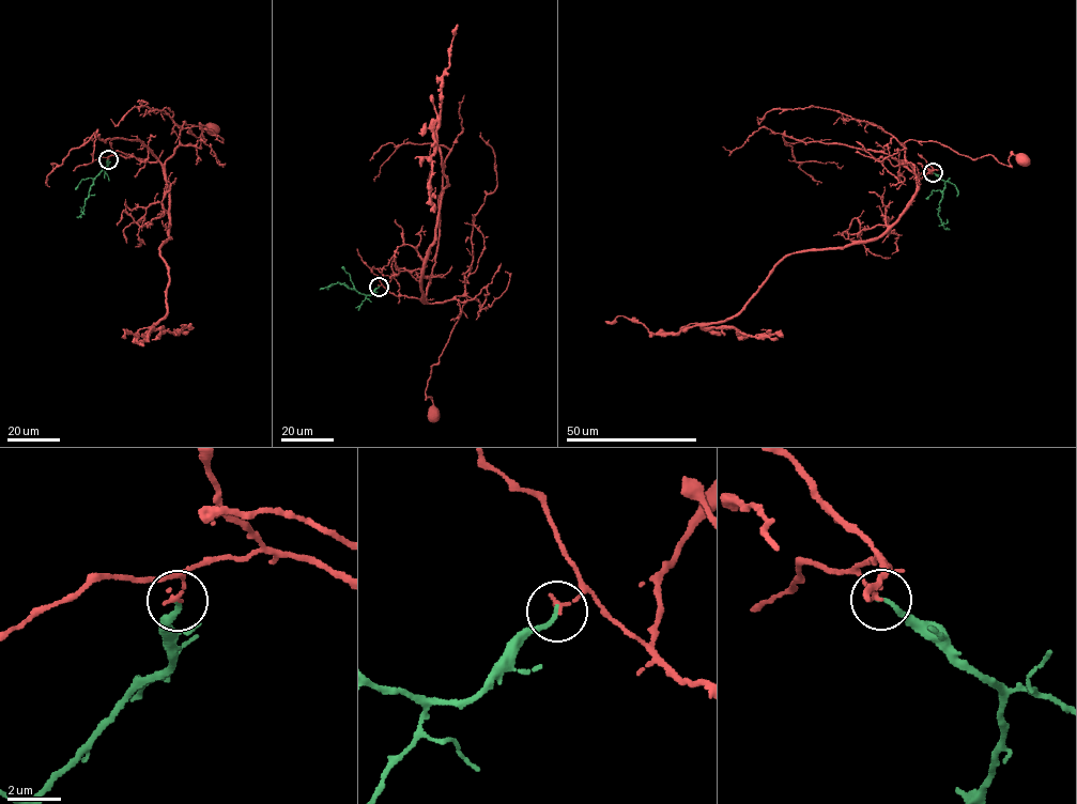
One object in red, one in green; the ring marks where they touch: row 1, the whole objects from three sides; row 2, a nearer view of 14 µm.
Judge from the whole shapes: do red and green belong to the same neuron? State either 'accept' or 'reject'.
reject

